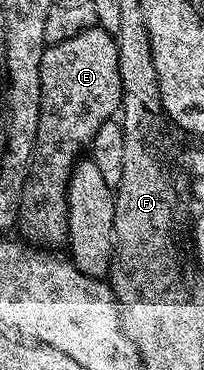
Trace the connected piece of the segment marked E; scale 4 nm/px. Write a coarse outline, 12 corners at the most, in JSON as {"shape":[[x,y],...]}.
{"shape":[[113,32],[45,46],[18,231],[68,241],[68,178],[121,110]]}

